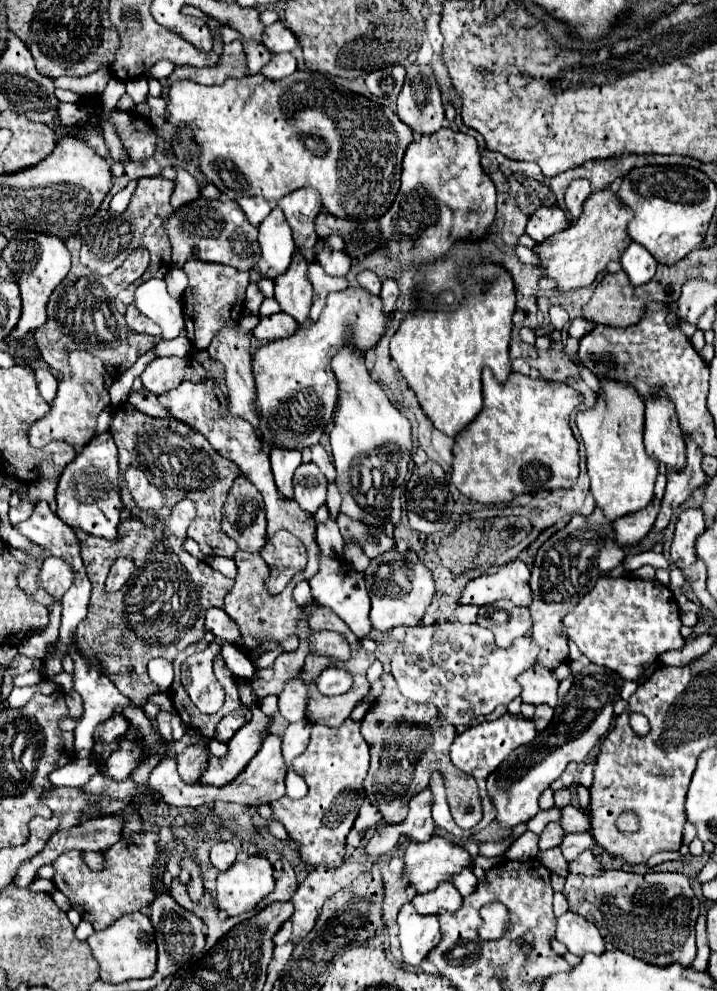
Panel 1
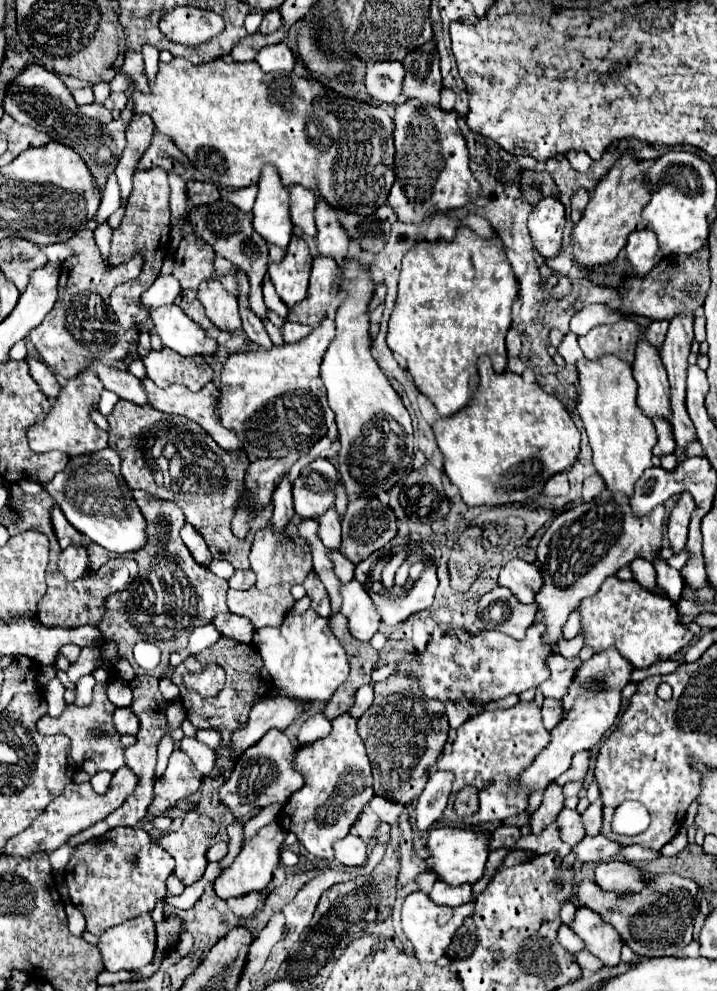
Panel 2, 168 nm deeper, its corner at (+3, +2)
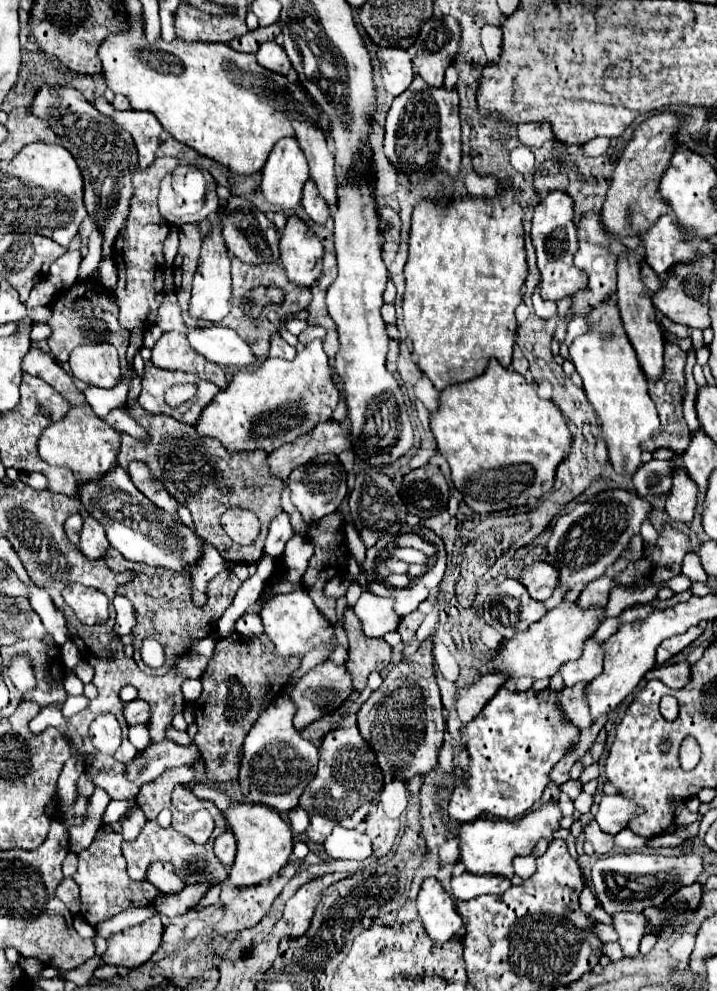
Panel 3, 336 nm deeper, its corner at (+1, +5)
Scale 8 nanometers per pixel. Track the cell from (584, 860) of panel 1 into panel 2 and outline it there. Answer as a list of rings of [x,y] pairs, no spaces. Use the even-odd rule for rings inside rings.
[[[621,860],[601,862],[595,868],[595,882],[603,890],[613,892],[639,892],[643,888],[643,874]]]

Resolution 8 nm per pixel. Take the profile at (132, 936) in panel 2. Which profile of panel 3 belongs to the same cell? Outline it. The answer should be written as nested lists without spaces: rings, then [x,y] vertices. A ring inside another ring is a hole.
[[[153,915],[143,925],[133,925],[113,935],[107,941],[107,951],[103,961],[107,965],[125,965],[129,969],[139,967],[151,959],[151,955],[161,945],[163,923],[159,915]]]

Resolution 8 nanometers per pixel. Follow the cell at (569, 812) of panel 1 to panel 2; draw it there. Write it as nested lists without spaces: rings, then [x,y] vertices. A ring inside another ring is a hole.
[[[595,800],[595,802],[581,814],[585,832],[587,832],[589,836],[597,836],[599,830],[601,830],[601,808],[603,808],[603,802],[601,802],[601,800]]]

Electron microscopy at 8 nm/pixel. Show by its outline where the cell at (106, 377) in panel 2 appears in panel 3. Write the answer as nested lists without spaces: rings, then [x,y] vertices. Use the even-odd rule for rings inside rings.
[[[111,343],[77,347],[69,357],[69,367],[75,379],[91,387],[111,389],[121,377],[117,349]]]

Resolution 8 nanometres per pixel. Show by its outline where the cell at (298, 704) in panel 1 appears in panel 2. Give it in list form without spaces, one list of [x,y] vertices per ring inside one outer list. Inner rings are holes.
[[[311,608],[301,616],[289,612],[281,628],[255,630],[253,646],[261,654],[275,686],[291,700],[325,702],[349,678],[350,664],[345,650],[329,632],[327,618],[317,616]]]

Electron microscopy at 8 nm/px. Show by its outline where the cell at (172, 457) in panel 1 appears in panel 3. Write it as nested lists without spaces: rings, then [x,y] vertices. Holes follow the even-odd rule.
[[[137,403],[133,407],[127,407],[129,415],[143,425],[149,431],[147,443],[141,443],[133,437],[127,437],[121,433],[123,443],[119,451],[119,465],[127,469],[131,461],[143,461],[149,465],[153,475],[163,483],[163,487],[177,499],[177,503],[185,505],[193,515],[193,525],[199,531],[199,535],[213,545],[225,561],[237,561],[237,563],[255,563],[263,555],[263,543],[269,531],[271,521],[283,511],[281,509],[281,491],[285,487],[279,477],[275,477],[267,465],[267,453],[265,451],[251,451],[251,453],[235,453],[229,455],[227,449],[217,441],[209,437],[199,437],[193,425],[181,423],[169,415],[153,415],[141,409]],[[241,507],[255,511],[261,519],[261,535],[253,545],[241,547],[235,545],[227,537],[227,533],[221,529],[221,515],[227,509]]]

